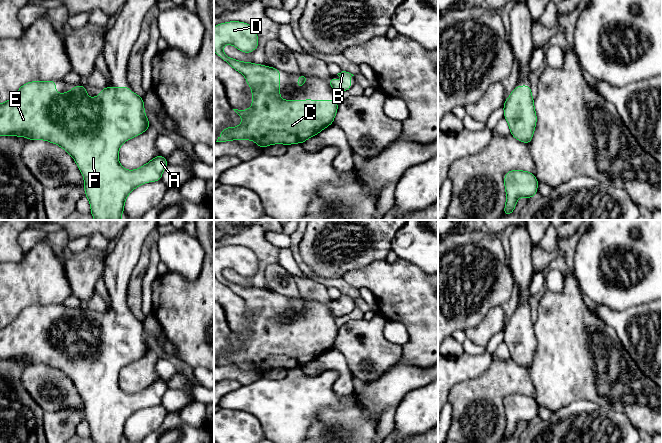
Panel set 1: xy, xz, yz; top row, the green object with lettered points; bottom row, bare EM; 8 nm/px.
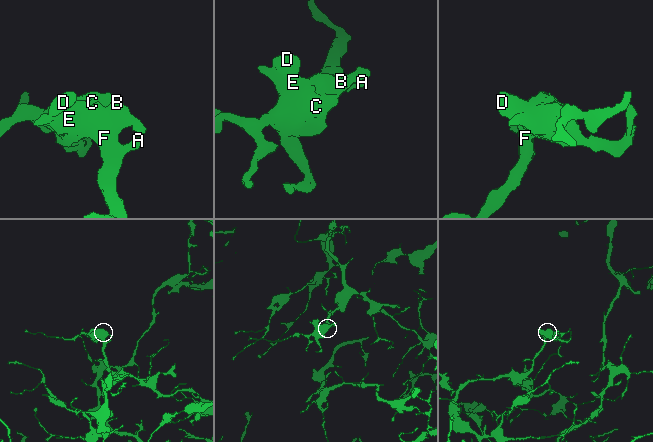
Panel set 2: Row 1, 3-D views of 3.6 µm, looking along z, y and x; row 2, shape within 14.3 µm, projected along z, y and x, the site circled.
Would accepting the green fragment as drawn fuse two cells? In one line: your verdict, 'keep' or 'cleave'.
keep

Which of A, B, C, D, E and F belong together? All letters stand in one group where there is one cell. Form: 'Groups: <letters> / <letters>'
Groups: A B C D E F

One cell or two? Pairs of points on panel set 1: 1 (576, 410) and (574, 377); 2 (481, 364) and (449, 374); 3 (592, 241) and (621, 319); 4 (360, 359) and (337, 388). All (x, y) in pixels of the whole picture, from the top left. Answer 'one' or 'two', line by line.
1: two
2: one
3: two
4: two

